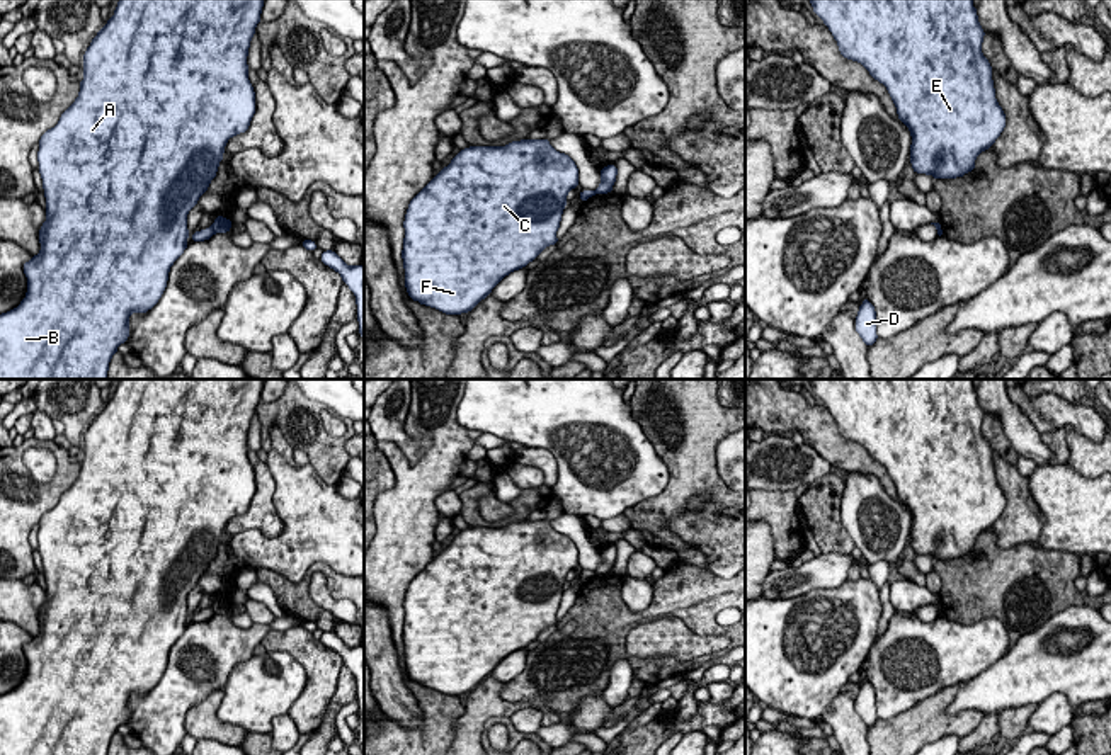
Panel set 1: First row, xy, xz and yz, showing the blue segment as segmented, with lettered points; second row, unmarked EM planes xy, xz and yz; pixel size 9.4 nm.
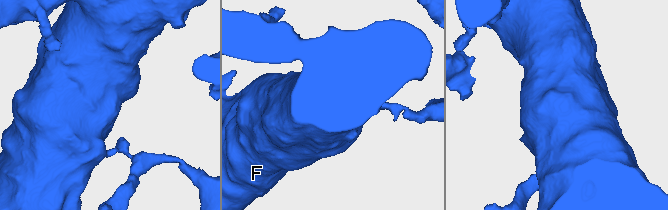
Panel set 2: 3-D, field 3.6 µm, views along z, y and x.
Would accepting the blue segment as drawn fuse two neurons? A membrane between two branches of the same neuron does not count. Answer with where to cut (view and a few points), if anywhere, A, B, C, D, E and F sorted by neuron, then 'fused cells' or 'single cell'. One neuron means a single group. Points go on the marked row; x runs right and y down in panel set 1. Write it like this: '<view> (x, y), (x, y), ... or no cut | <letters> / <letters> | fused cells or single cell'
xy (210, 227), (215, 232) | A B C E F / D | fused cells

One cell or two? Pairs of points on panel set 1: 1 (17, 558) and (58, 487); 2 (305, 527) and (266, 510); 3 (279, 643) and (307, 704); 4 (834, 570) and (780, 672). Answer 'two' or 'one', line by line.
1: one
2: two
3: one
4: two

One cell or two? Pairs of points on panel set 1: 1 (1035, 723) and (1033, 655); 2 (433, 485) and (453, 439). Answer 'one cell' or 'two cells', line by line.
1: two cells
2: one cell

